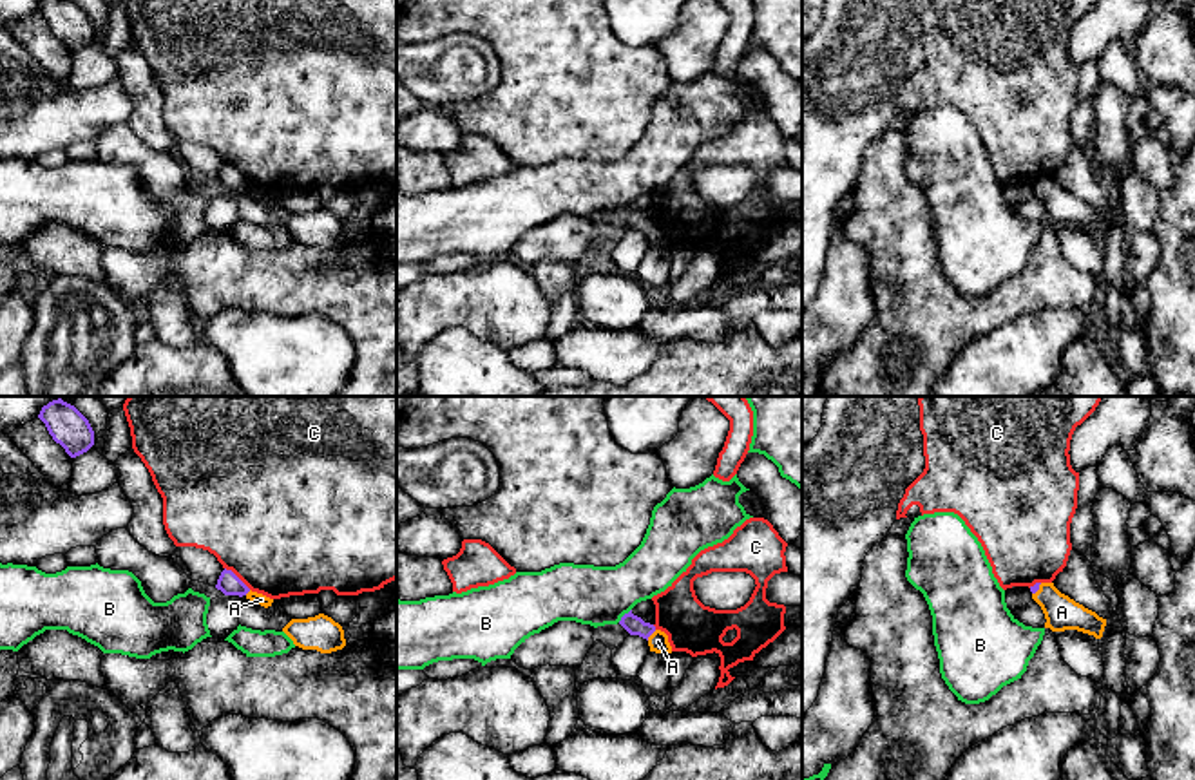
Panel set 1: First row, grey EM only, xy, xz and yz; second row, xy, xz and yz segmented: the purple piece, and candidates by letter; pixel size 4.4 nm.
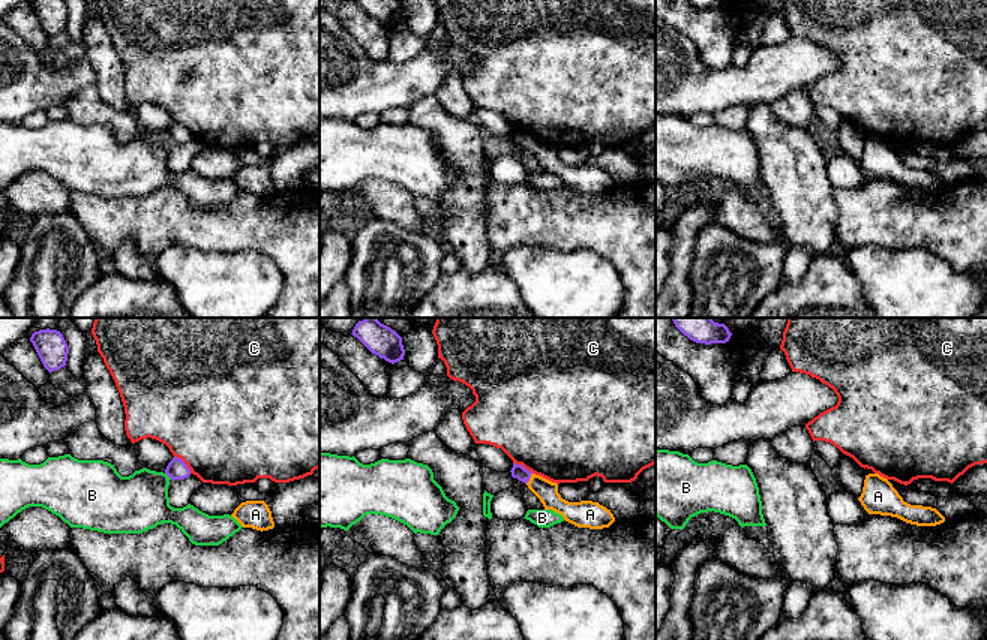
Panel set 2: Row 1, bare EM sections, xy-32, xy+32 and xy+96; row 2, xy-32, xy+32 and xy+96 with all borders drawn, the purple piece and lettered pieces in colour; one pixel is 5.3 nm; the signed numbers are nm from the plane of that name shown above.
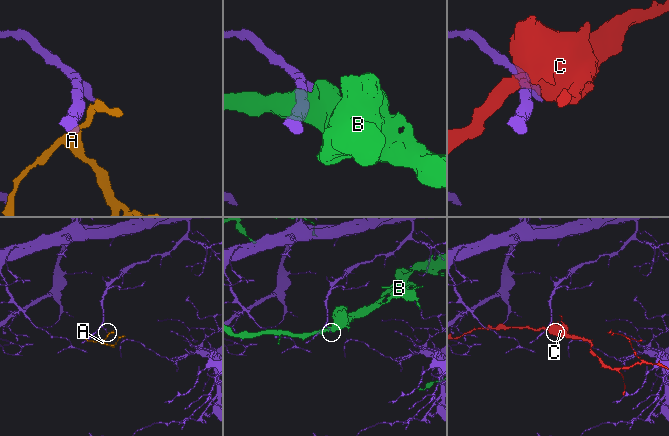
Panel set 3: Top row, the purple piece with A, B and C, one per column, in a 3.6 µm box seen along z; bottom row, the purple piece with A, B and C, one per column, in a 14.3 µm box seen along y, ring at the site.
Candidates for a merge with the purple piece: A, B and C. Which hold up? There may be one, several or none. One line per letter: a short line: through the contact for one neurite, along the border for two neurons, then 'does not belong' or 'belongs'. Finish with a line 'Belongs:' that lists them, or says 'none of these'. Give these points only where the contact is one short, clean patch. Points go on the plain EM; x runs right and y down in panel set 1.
A: line xz (634, 219), (650, 228), (658, 236); belongs
B: does not belong
C: does not belong
Belongs: A

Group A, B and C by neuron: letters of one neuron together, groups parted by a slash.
A / B / C

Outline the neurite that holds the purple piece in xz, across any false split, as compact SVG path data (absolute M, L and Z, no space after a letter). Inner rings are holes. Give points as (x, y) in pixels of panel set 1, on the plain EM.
M632 205L625 208L619 219L630 228L639 230L648 235L650 246L672 248L668 230L657 224L654 219L645 217L641 212L634 210Z

